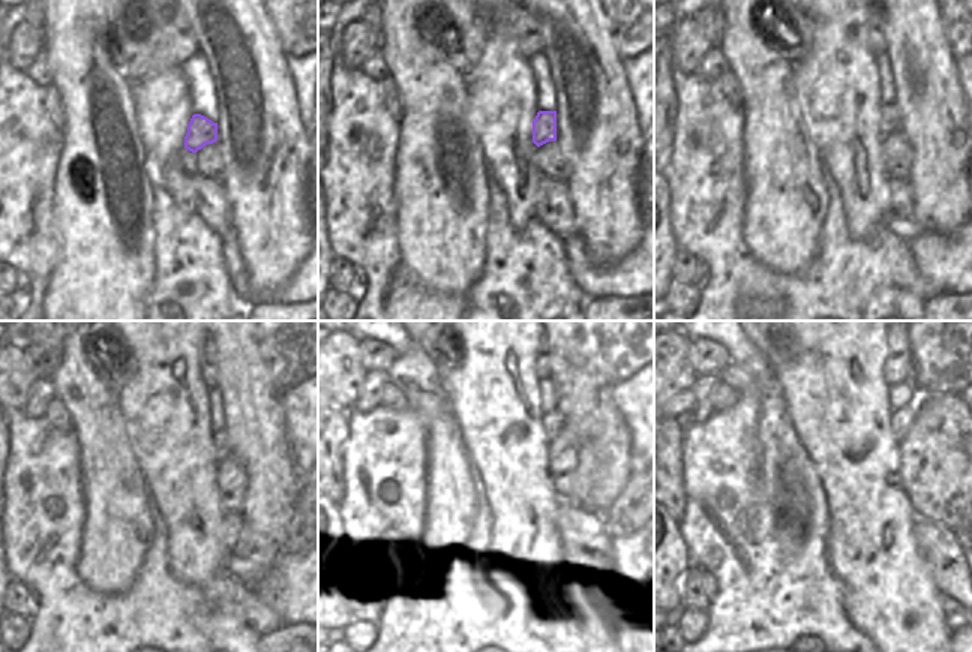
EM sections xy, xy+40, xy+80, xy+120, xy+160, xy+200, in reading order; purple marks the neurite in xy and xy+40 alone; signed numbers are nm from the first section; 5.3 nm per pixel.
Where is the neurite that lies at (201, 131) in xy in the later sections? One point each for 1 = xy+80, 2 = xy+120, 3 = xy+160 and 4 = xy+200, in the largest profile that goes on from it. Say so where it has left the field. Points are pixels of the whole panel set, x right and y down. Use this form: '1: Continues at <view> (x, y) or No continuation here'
1: Continues at xy+80 (888, 123)
2: Continues at xy+120 (221, 445)
3: Continues at xy+160 (566, 435)
4: Continues at xy+200 (902, 418)

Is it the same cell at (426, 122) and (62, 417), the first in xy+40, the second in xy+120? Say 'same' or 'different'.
different

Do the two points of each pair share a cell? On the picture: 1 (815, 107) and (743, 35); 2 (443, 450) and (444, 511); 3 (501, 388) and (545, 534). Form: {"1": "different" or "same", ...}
{"1": "different", "2": "same", "3": "same"}

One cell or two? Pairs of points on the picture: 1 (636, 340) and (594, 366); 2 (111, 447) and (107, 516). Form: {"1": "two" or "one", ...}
{"1": "one", "2": "one"}

